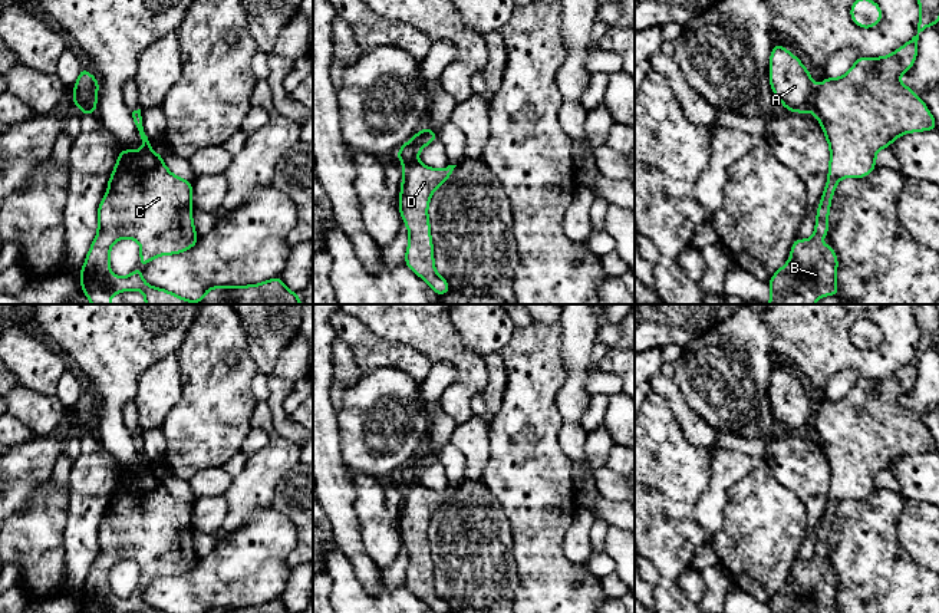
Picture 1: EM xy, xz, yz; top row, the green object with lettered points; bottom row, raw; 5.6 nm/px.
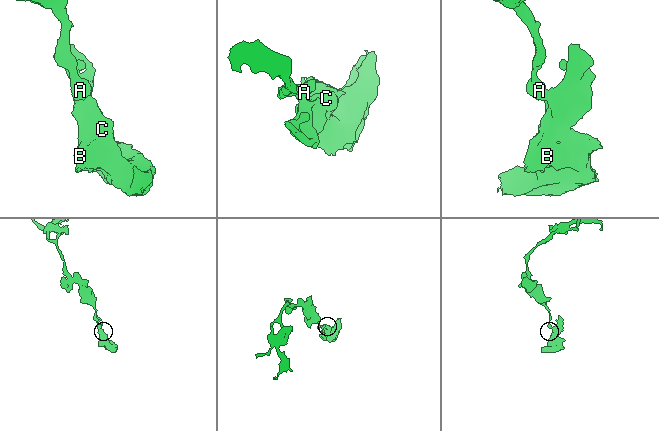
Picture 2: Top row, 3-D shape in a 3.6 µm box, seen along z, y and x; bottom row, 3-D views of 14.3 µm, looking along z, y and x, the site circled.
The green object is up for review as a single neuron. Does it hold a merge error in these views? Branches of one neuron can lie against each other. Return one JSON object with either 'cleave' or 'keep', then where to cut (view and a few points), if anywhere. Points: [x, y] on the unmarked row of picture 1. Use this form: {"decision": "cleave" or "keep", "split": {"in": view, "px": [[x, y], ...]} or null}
{"decision": "cleave", "split": {"in": "yz", "px": [[816, 411], [811, 419], [811, 431]]}}

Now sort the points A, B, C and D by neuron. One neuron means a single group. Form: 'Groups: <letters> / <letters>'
Groups: A / B C D

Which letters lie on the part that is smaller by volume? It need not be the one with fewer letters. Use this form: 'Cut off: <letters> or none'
Cut off: B, C, D

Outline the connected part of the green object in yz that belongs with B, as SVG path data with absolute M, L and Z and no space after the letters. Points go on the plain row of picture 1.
M915 304L915 317L920 327L916 357L884 379L860 378L844 398L828 398L813 416L813 435L830 468L828 500L816 534L814 557L808 561L794 560L790 581L768 603L771 613L838 613L834 570L831 566L820 567L821 560L828 556L828 534L836 507L846 498L866 500L876 490L877 472L889 469L900 457L938 451L925 424L899 403L899 398L915 386L919 355L939 345L939 306Z

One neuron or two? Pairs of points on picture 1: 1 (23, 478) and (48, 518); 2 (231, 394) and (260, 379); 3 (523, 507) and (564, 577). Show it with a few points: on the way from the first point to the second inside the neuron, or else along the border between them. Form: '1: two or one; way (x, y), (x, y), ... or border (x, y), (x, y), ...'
1: two; border (50, 477), (15, 513)
2: two; border (257, 371), (251, 381), (251, 394), (256, 399)
3: one; way (537, 524), (537, 550), (547, 560)

